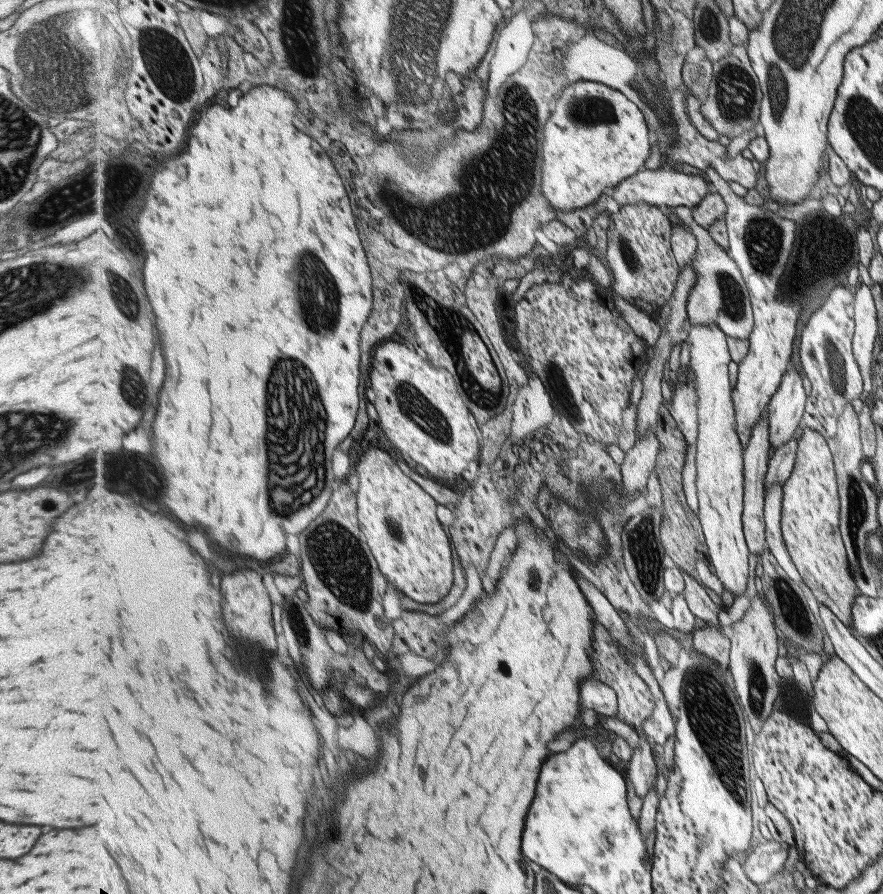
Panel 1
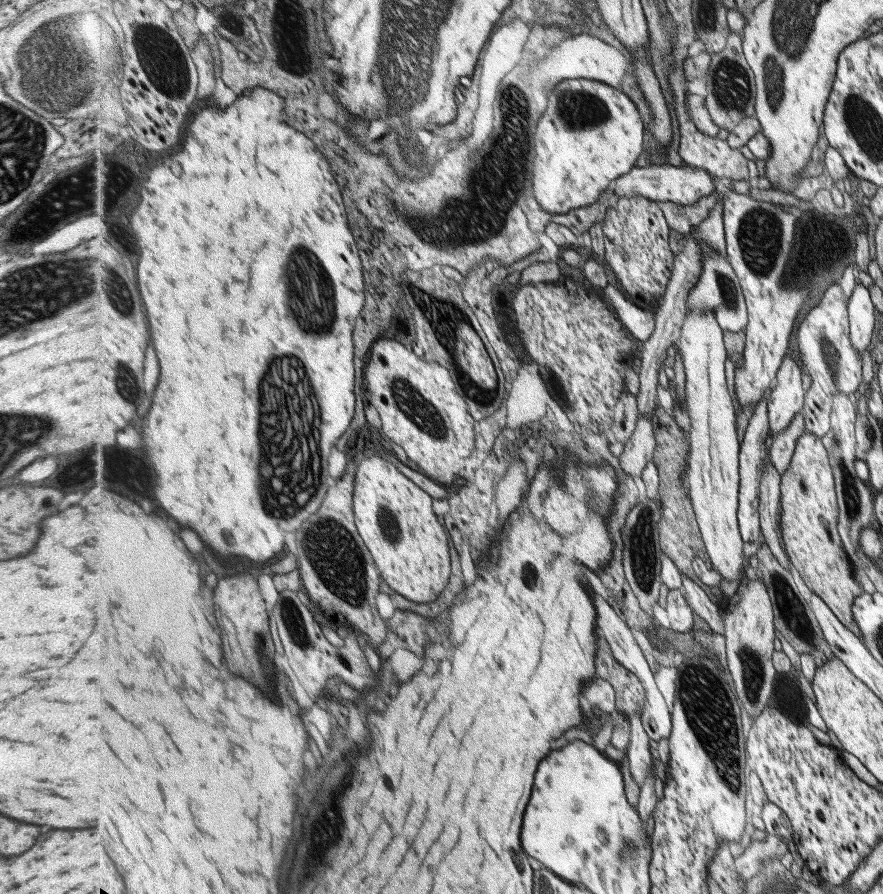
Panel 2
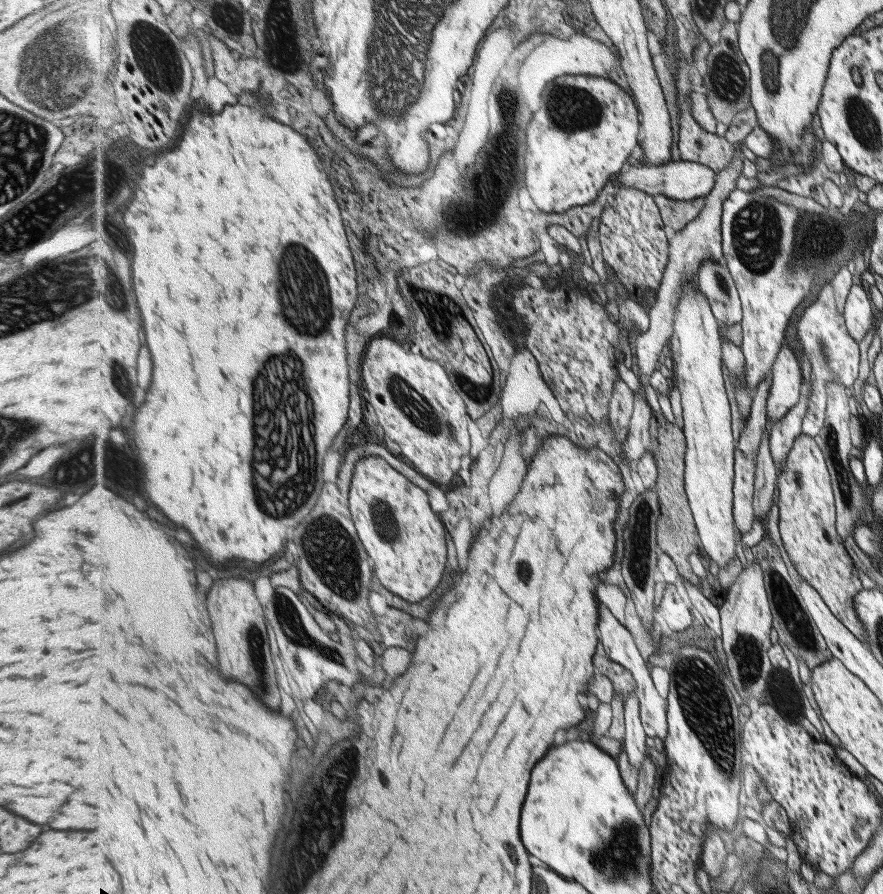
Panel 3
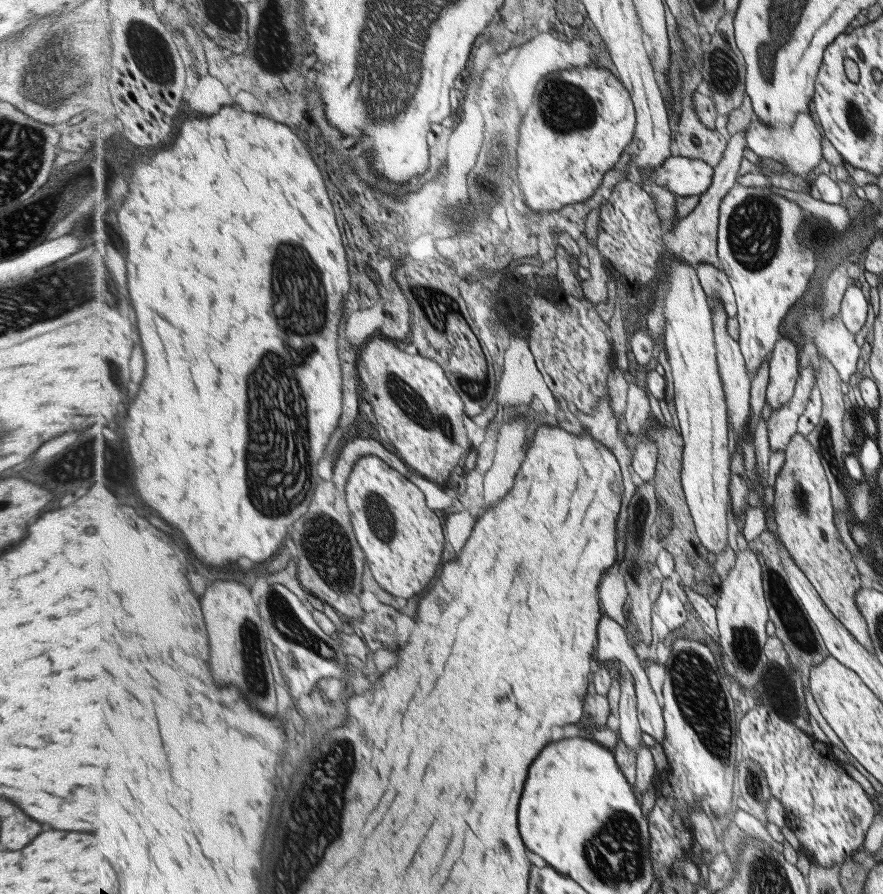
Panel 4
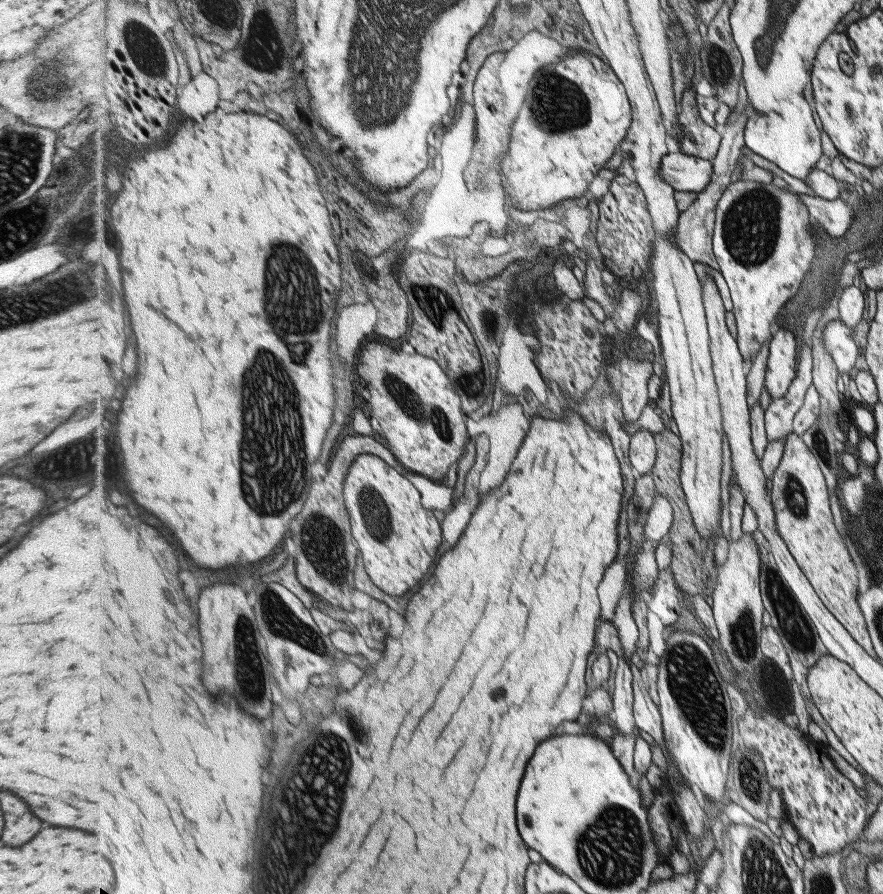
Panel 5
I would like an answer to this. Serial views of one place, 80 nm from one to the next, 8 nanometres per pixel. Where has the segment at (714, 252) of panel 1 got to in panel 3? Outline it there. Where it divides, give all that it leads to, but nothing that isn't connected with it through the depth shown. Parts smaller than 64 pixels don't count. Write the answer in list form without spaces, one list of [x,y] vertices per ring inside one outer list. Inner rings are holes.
[[[705,261],[696,279],[697,288],[707,296],[713,316],[723,327],[742,322],[743,303],[729,267],[715,261]]]

